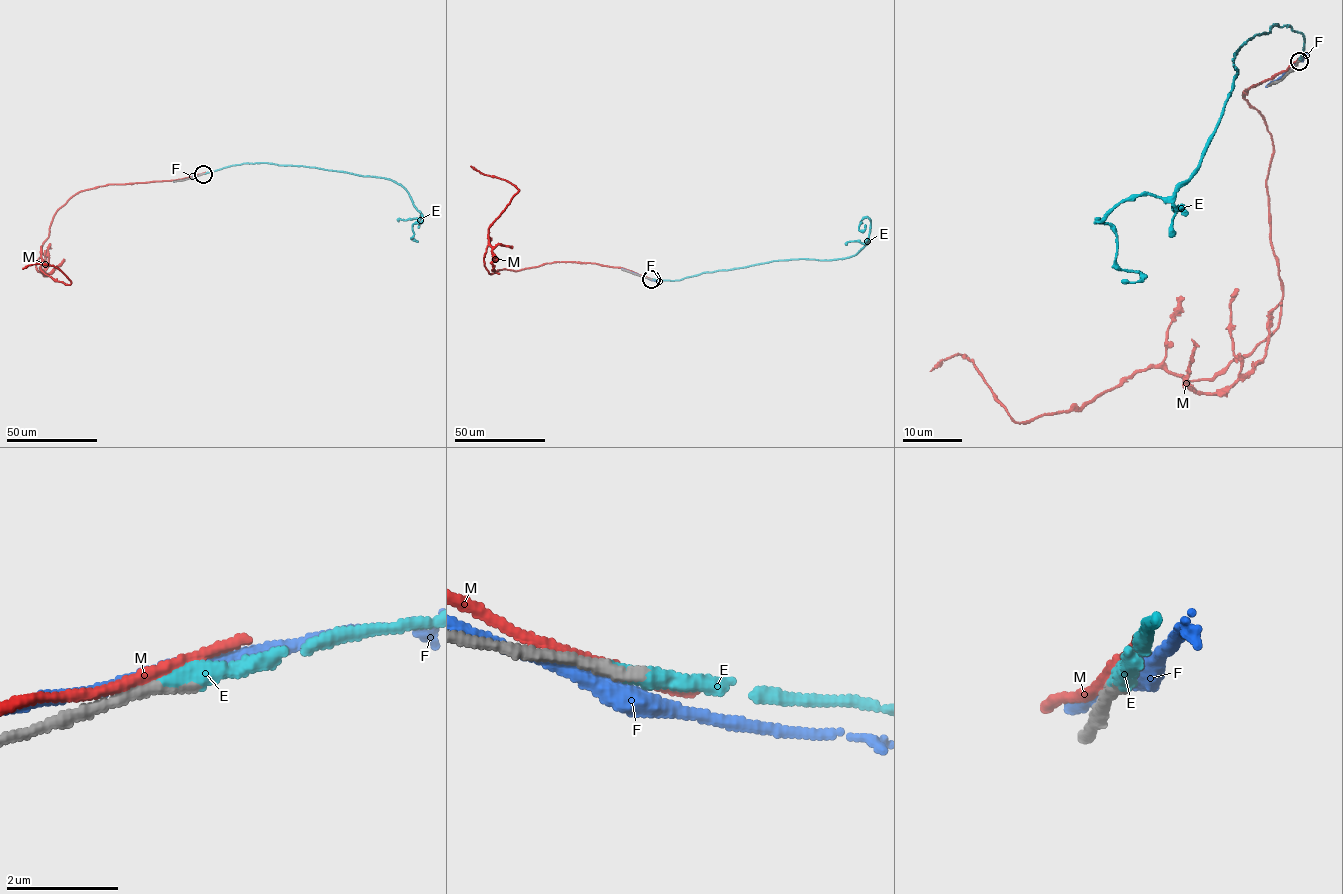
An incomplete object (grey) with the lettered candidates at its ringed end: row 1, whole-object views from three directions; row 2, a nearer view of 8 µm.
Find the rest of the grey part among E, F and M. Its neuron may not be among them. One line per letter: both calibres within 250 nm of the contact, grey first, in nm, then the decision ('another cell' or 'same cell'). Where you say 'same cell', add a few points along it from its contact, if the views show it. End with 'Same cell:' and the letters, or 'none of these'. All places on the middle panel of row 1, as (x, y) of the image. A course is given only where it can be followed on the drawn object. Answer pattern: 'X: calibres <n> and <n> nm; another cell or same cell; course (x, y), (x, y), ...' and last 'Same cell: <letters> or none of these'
E: calibres 240 and 320 nm; same cell; course (651, 279), (678, 280), (774, 260), (848, 258), (868, 242), (867, 217), (858, 229), (864, 230), (865, 225)
F: calibres 280 and 280 nm; another cell
M: calibres 260 and 190 nm; another cell
Same cell: E

